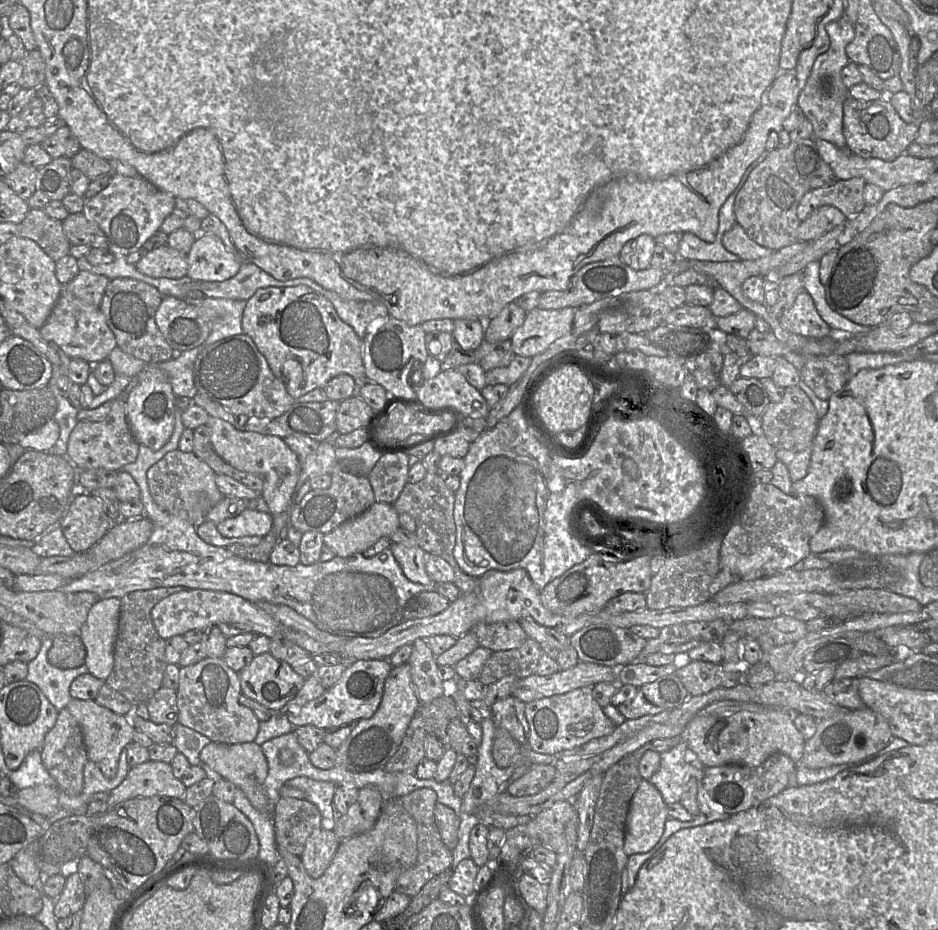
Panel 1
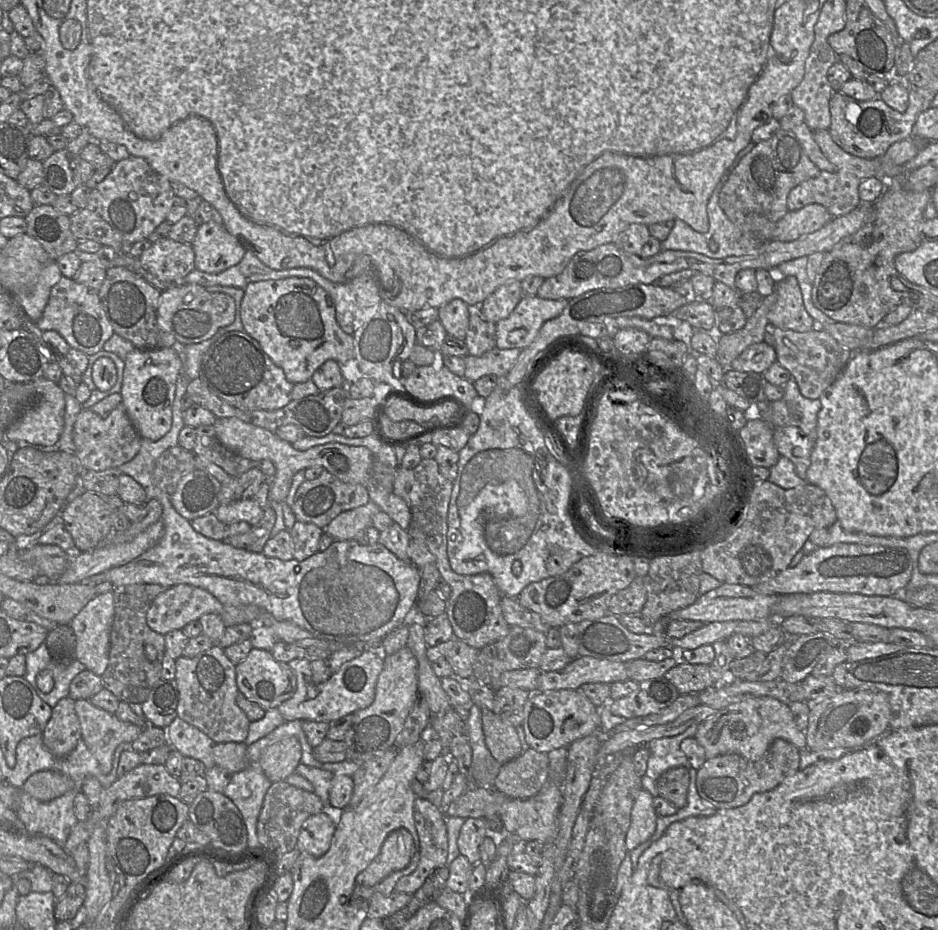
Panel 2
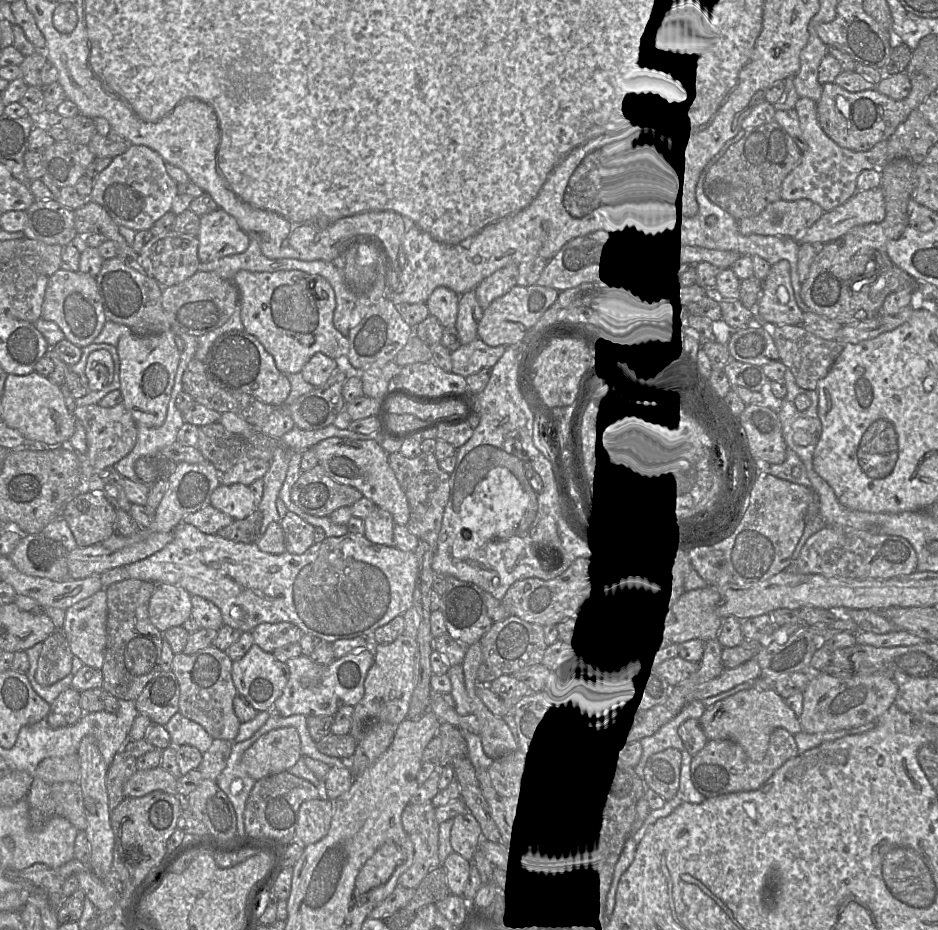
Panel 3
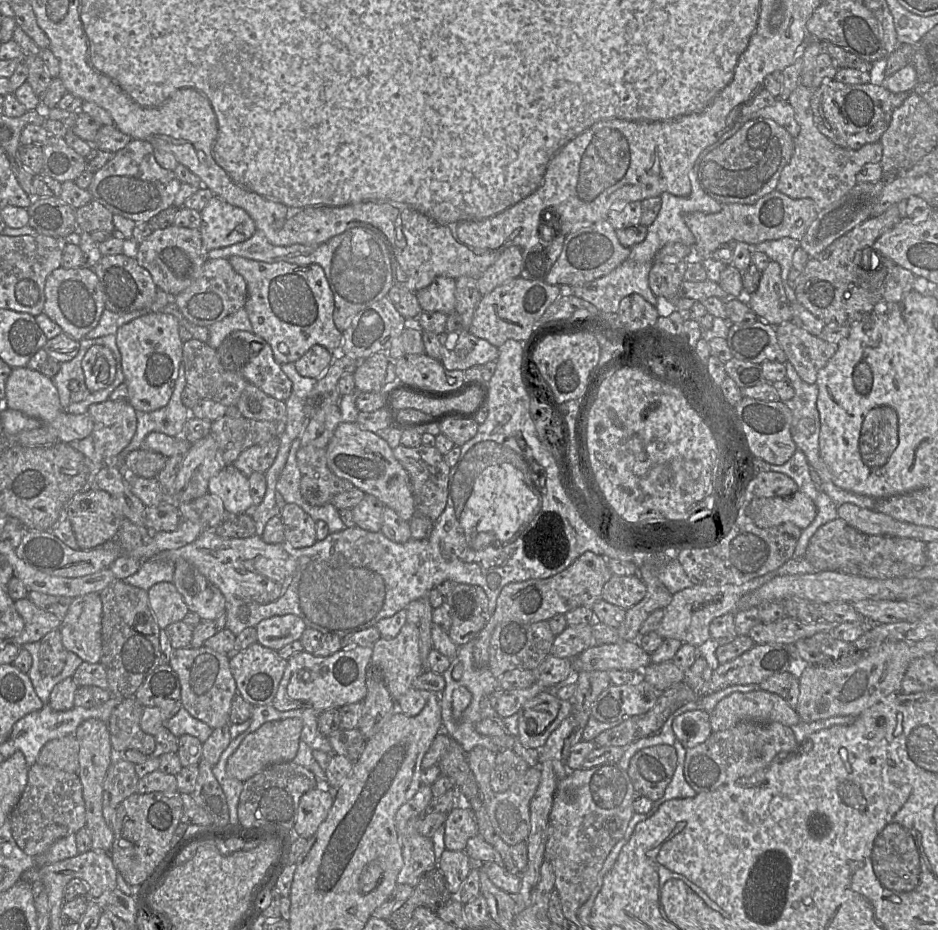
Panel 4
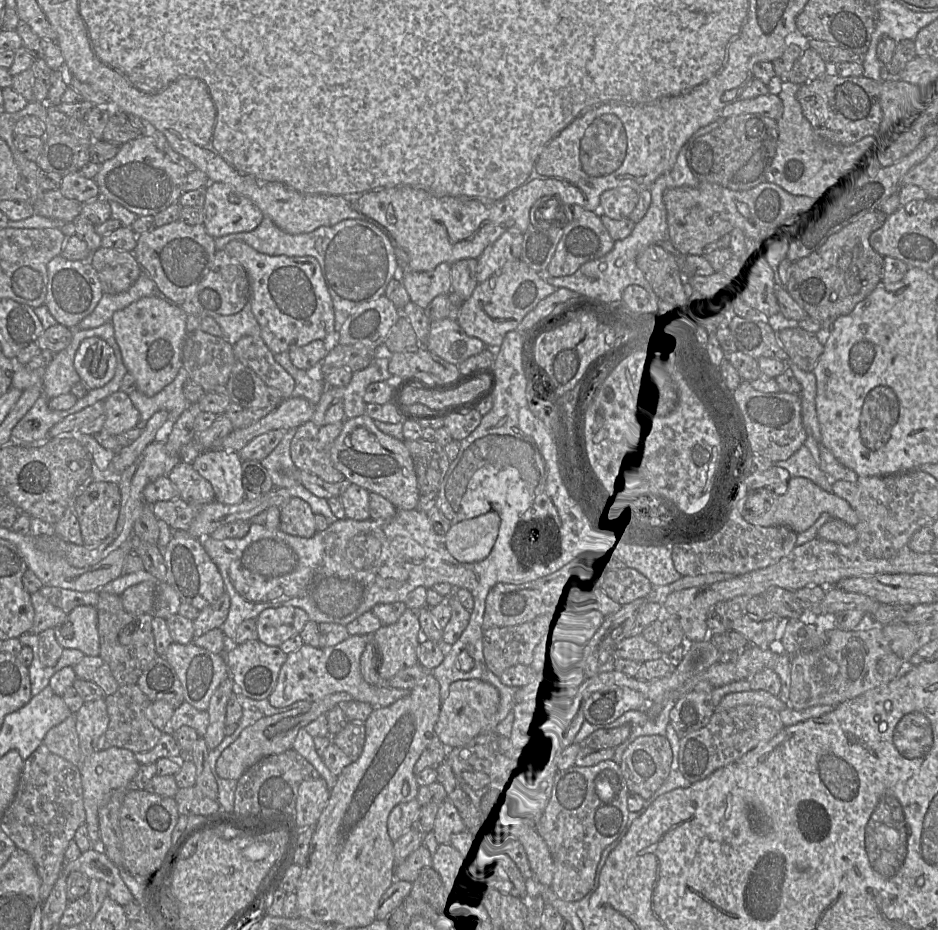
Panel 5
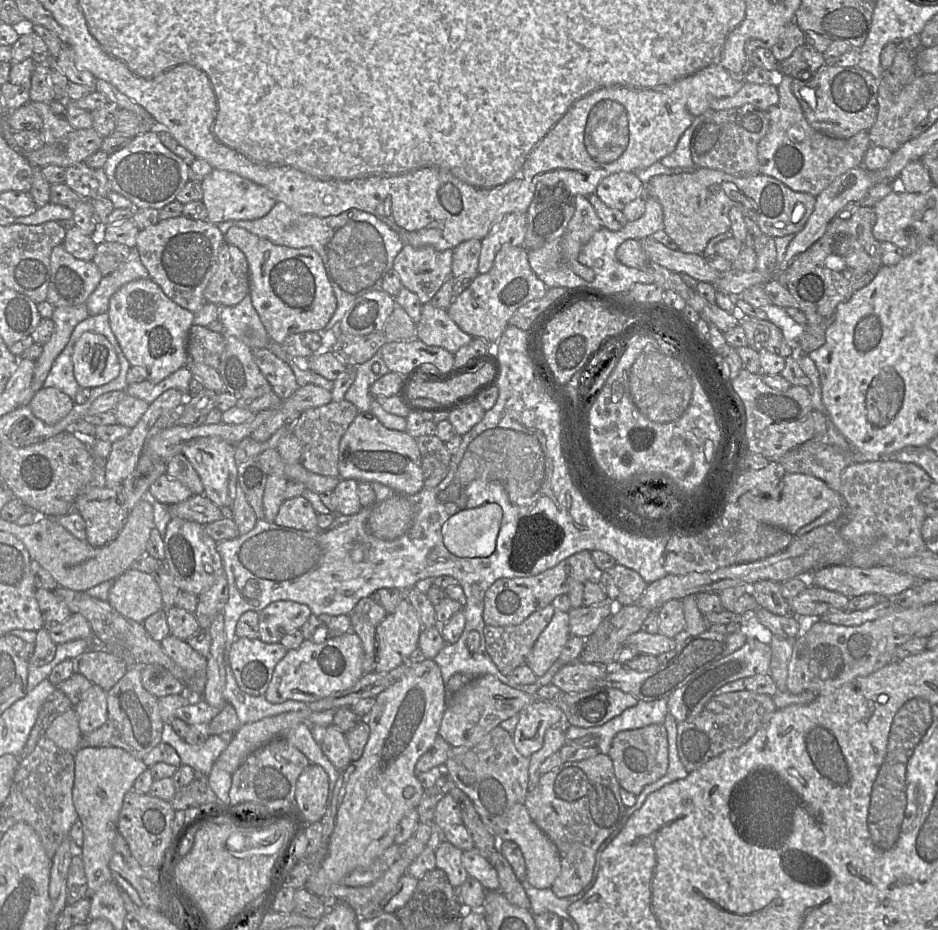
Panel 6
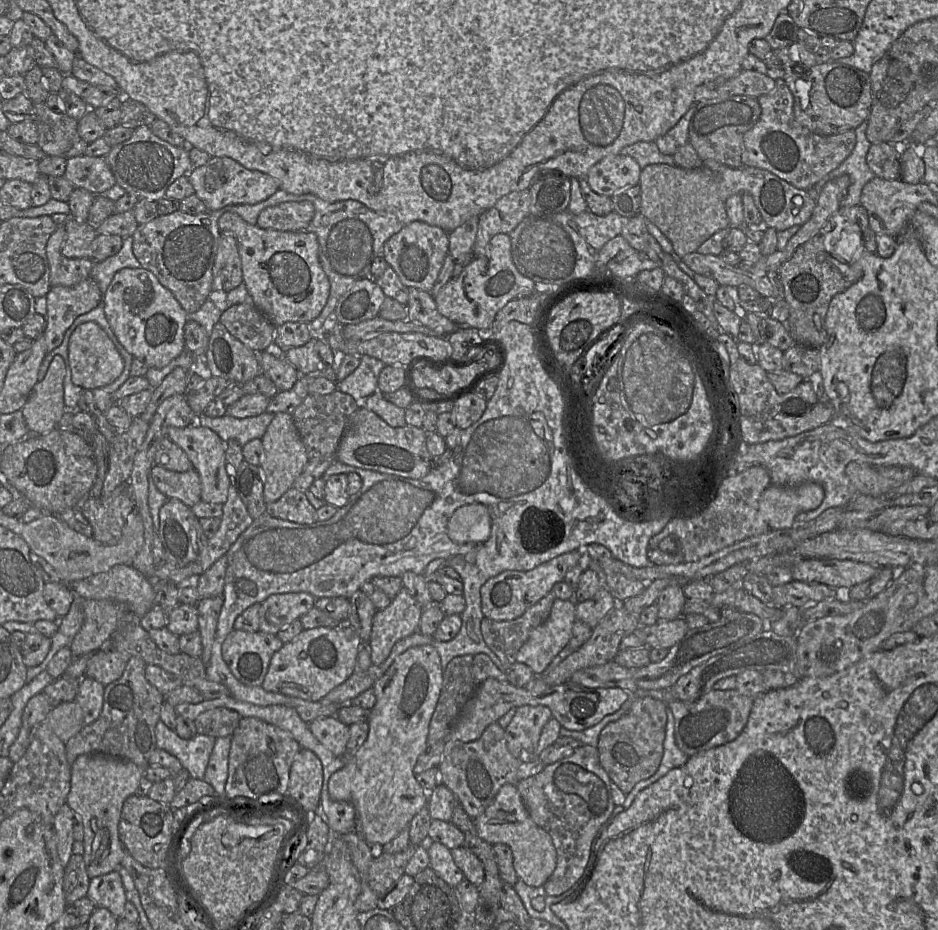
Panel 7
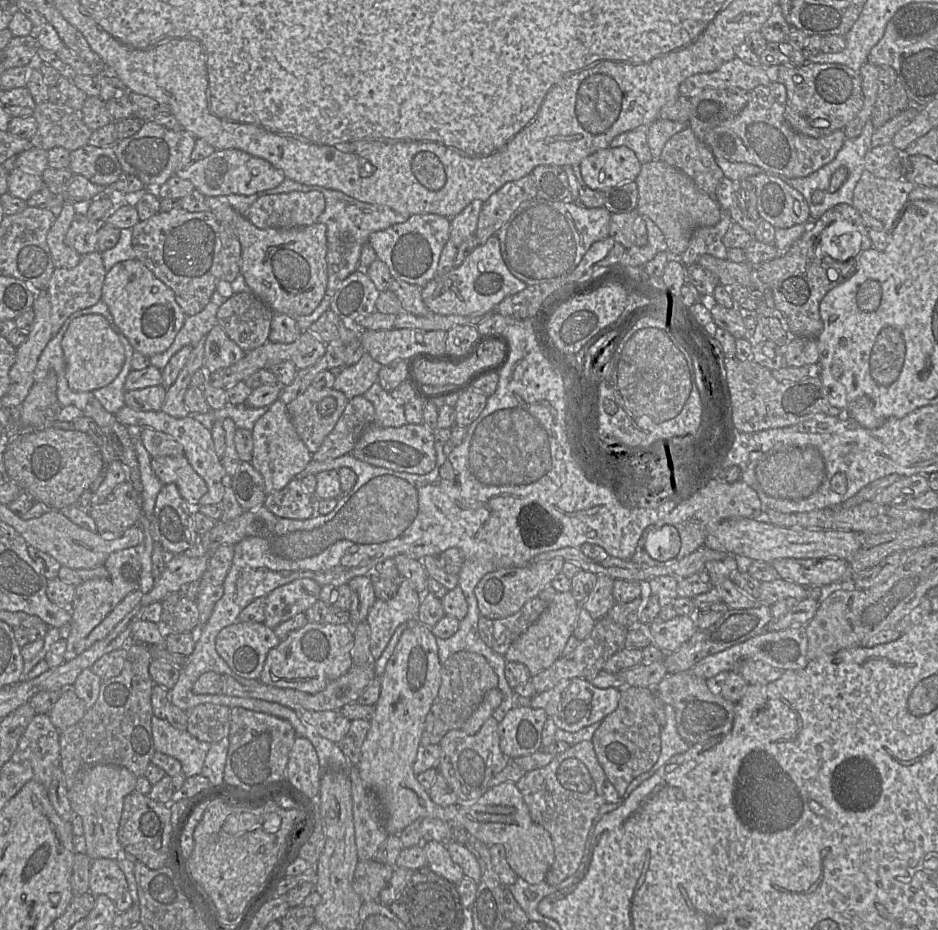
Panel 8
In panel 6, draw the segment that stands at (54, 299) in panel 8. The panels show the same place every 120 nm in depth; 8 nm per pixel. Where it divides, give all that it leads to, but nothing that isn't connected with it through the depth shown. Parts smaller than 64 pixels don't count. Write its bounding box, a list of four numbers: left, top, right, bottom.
[21,303,88,406]

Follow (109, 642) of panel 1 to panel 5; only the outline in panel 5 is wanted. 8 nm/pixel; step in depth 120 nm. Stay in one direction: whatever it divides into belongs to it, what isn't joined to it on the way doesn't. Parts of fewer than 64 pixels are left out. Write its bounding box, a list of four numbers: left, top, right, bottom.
[54,605,100,656]

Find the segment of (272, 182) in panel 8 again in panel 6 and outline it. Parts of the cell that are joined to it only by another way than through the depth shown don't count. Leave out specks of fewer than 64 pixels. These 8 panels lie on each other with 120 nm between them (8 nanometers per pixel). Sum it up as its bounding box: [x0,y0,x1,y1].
[200,169,276,226]

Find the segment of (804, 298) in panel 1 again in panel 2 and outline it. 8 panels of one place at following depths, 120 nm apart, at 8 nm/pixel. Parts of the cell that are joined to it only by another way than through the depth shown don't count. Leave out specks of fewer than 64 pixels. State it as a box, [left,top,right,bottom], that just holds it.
[768,276,817,332]

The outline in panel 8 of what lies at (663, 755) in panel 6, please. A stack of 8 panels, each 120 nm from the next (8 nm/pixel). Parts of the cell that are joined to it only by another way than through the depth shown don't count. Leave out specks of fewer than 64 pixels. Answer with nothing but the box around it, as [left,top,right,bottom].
[591,687,662,797]

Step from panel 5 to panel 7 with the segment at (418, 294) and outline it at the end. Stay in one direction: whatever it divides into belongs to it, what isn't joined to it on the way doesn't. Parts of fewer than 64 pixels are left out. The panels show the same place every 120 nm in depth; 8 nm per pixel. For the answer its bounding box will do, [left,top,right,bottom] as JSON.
[383,221,449,292]

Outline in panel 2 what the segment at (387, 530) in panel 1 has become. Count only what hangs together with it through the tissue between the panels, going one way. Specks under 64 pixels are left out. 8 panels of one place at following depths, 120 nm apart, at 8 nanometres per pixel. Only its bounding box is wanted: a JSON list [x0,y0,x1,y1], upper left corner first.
[323,504,380,541]

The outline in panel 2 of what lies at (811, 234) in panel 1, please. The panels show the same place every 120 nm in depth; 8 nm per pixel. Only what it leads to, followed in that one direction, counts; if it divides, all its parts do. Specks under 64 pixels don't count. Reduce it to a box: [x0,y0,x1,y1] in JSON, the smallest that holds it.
[773,203,834,242]

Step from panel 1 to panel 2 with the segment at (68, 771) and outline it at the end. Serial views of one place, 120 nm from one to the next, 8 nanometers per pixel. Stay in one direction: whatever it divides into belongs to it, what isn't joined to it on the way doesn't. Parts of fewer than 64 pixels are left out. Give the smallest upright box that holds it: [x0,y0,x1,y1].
[42,696,82,758]

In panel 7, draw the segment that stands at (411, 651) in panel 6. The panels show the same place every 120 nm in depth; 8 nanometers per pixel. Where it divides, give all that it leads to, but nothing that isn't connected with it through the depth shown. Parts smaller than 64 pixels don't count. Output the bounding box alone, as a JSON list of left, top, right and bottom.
[370,587,422,665]

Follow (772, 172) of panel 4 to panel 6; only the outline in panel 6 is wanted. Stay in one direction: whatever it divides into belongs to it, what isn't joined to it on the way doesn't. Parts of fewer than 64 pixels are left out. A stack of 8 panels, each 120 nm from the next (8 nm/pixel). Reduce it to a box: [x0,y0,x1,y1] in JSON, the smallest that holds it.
[690,104,770,177]

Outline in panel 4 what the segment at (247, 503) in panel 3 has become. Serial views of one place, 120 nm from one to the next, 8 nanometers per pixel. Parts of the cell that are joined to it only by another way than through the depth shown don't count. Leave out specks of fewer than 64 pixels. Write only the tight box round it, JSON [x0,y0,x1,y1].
[208,464,254,514]

